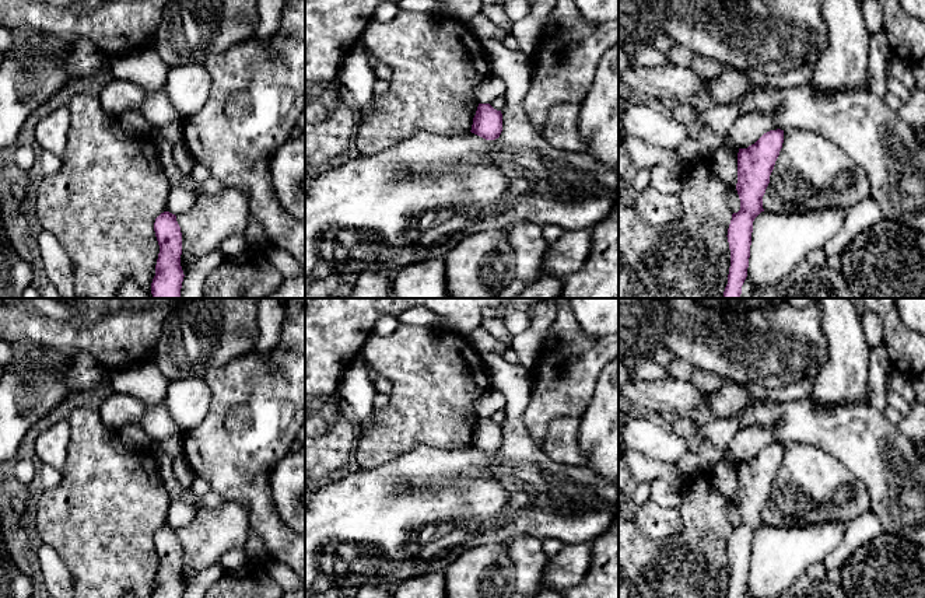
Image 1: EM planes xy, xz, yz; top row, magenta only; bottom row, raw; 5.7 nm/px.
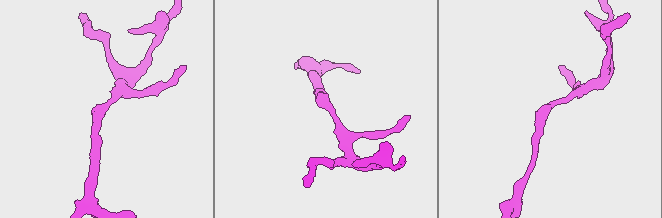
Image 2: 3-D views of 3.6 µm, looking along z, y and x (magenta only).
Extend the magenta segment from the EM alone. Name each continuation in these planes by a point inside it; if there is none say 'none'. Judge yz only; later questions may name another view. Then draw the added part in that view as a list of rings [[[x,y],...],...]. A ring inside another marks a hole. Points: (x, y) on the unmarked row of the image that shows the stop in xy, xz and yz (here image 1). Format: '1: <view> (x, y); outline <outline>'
none

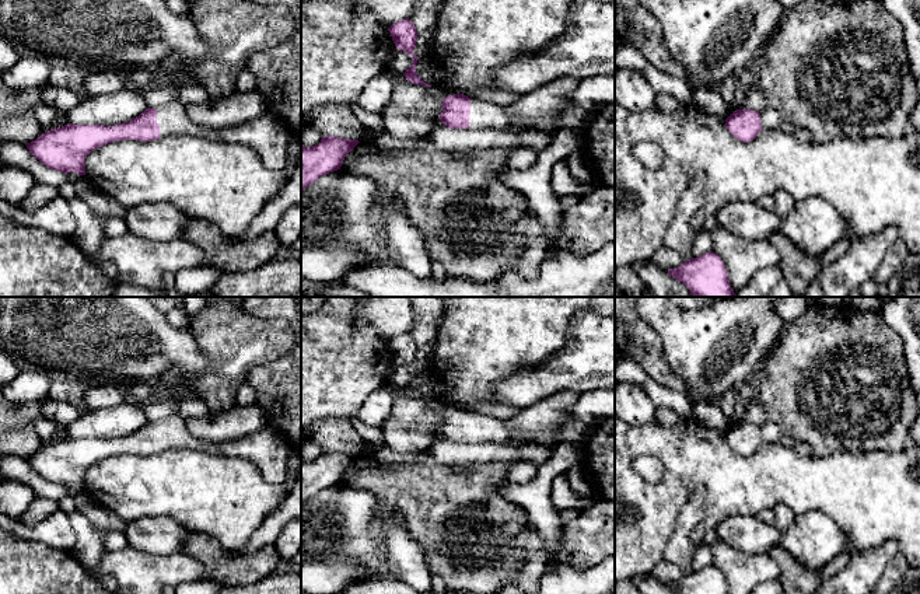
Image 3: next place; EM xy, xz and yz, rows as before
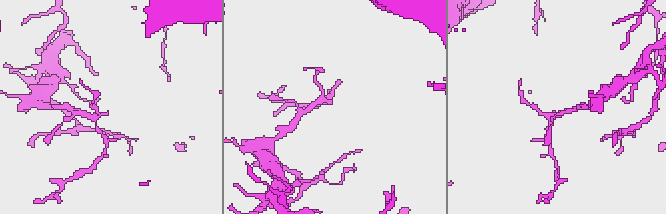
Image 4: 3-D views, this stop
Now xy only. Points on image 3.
1: xy (268, 453); outline [[[179,415],[167,416],[155,423],[160,451],[192,448],[217,457],[244,458],[260,468],[267,482],[286,481],[287,462],[294,450],[287,441],[277,440],[270,427],[238,440],[214,443],[195,437]]]

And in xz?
1: xz (483, 429); outline [[[471,412],[469,443],[513,446],[513,437],[504,420]]]

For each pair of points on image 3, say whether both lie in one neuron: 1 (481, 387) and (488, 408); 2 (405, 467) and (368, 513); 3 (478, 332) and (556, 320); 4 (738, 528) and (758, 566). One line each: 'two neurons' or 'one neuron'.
1: two neurons
2: two neurons
3: one neuron
4: two neurons

